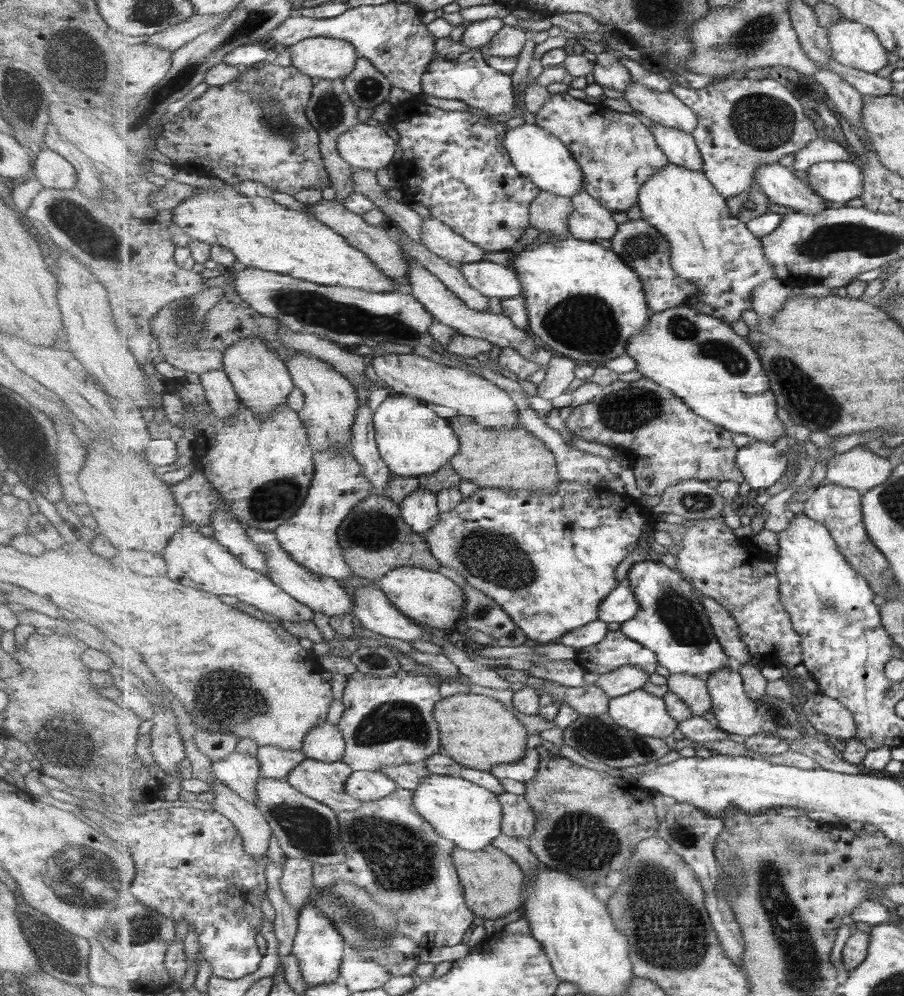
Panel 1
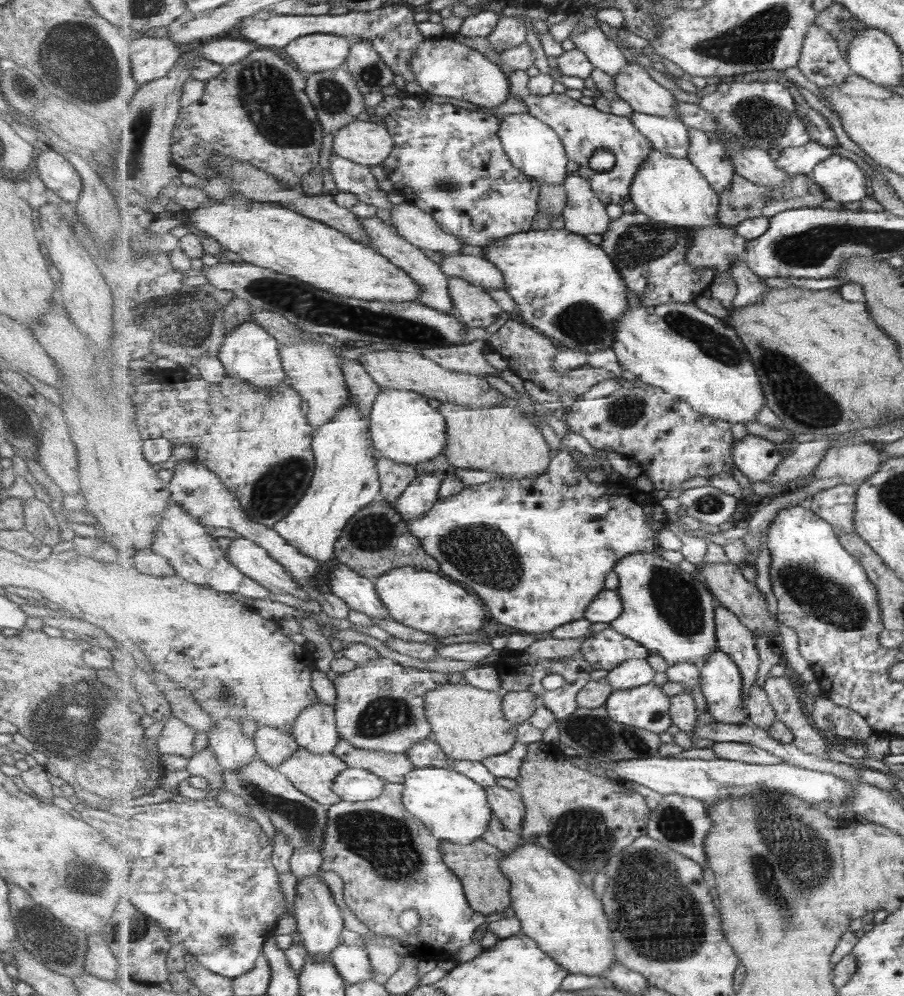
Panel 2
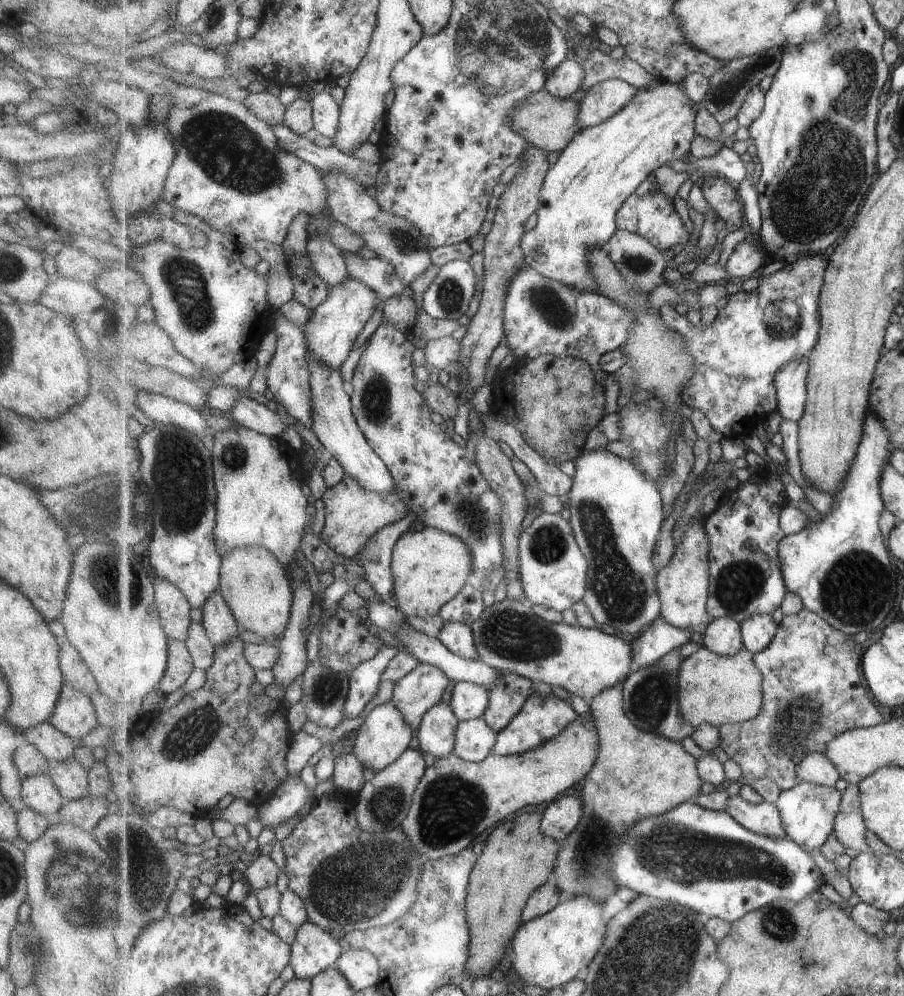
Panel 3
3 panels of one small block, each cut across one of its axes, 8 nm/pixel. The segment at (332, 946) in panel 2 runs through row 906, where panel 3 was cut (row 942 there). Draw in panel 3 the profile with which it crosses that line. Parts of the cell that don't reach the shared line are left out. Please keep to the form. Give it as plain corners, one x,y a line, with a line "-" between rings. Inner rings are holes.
307,921
298,928
290,966
295,976
311,980
325,969
335,967
343,953
341,942
333,931

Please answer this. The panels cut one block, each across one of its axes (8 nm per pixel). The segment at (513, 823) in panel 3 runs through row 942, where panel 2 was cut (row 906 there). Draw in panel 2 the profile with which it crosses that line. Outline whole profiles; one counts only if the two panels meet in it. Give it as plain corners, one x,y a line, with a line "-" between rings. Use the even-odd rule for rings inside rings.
479,839
473,844
455,844
450,841
443,841
440,845
444,856
445,864
449,865
461,882
464,884
464,891
468,901
477,912
483,914
495,914
503,912
505,908
512,906
512,881
505,876
500,862
506,859
506,852
503,852
497,845
489,844
488,841

